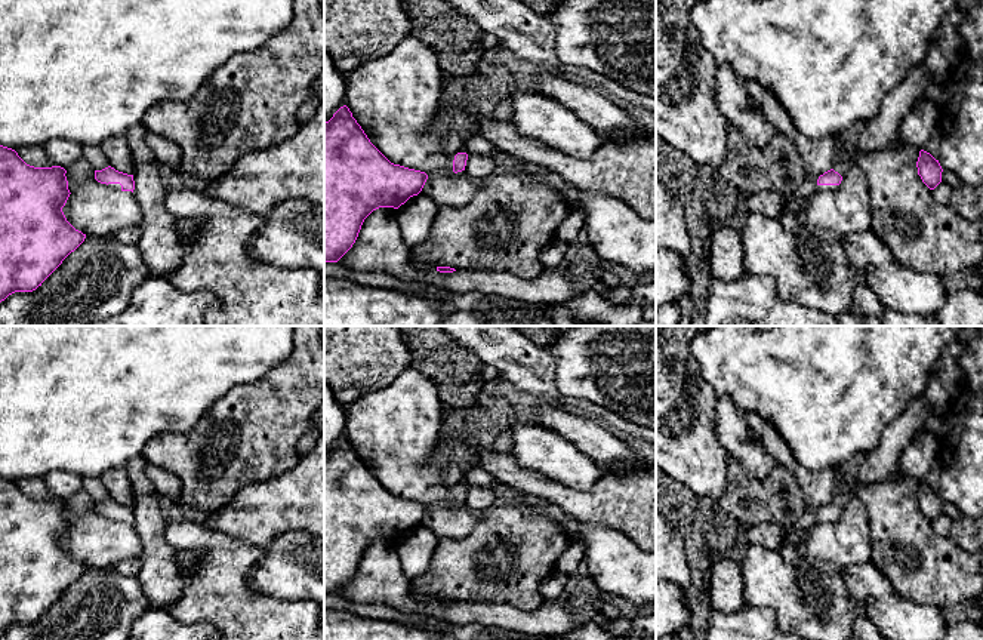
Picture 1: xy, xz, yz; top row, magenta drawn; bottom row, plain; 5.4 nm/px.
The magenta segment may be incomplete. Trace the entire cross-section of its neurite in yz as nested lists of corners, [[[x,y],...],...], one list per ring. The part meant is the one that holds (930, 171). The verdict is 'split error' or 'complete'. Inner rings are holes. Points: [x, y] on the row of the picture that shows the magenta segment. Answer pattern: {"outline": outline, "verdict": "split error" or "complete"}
{"outline": [[[924,150],[919,151],[916,167],[918,175],[930,190],[934,190],[942,182],[943,169],[939,160],[936,160],[930,153]]], "verdict": "complete"}

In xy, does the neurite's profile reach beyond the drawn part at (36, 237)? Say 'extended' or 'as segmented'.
as segmented

